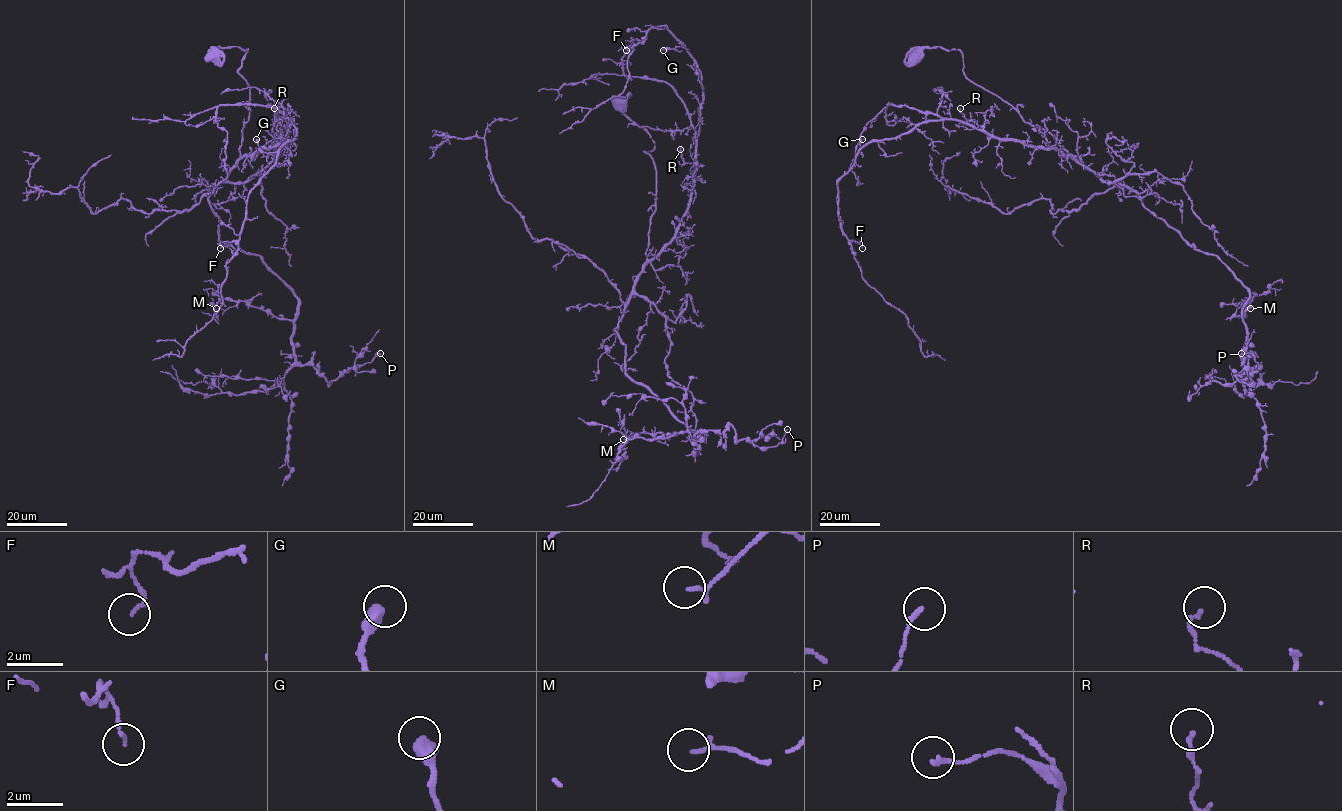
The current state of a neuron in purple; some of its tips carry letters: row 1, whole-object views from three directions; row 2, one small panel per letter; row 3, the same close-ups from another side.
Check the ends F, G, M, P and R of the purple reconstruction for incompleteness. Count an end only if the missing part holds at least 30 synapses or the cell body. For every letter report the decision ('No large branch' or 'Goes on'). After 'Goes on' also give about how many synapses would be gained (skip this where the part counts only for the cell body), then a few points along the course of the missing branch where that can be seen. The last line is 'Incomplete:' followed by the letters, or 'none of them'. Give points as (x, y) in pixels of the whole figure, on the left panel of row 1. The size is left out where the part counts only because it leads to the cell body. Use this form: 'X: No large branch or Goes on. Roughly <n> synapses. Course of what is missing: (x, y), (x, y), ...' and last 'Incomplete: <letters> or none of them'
F: No large branch
G: No large branch
M: No large branch
P: No large branch
R: No large branch
Incomplete: none of them

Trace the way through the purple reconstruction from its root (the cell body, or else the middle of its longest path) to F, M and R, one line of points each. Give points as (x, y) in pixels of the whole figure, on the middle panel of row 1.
F: (622, 102), (654, 144), (645, 151), (656, 172), (651, 259), (688, 206), (701, 75), (663, 25), (626, 50)
M: (622, 102), (653, 141), (645, 152), (656, 172), (647, 262), (615, 328), (625, 373), (704, 431), (623, 439)
R: (622, 102), (654, 144), (645, 151), (656, 172), (648, 259), (688, 206), (694, 165), (680, 149)

